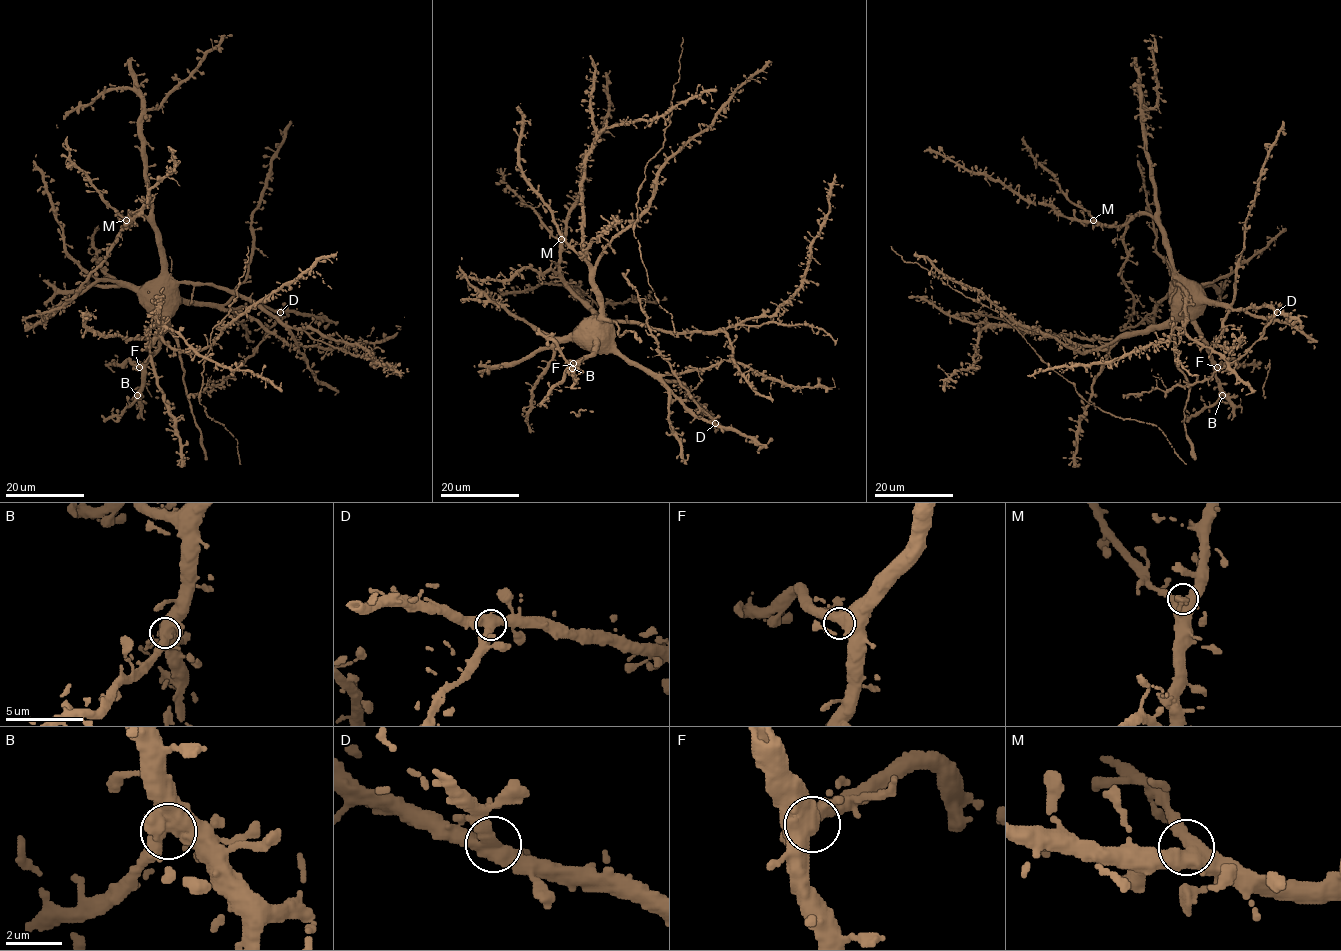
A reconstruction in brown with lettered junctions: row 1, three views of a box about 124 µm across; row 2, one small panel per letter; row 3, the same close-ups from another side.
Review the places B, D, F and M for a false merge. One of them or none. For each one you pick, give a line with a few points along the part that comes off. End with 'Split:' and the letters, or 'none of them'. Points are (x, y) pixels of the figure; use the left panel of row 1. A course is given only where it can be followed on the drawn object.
D: foreign part runs (281, 311), (257, 350), (224, 381), (213, 385), (210, 391), (205, 388), (203, 392), (191, 394), (194, 397)
Split: D

